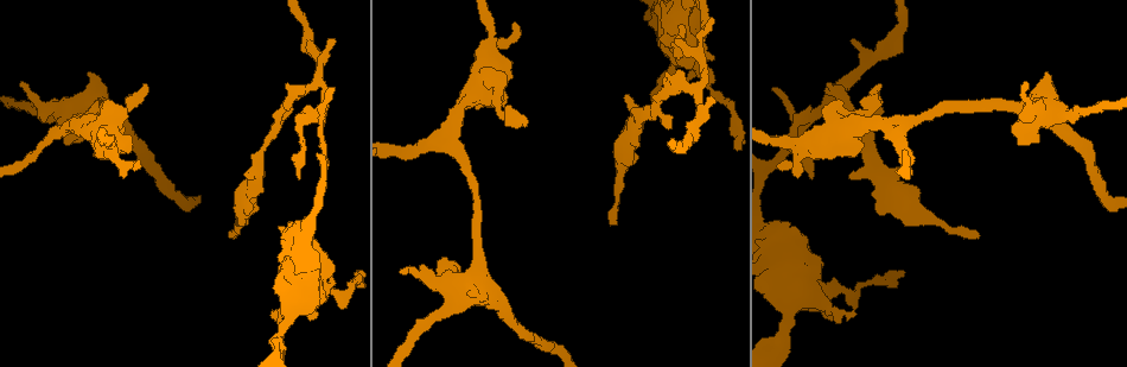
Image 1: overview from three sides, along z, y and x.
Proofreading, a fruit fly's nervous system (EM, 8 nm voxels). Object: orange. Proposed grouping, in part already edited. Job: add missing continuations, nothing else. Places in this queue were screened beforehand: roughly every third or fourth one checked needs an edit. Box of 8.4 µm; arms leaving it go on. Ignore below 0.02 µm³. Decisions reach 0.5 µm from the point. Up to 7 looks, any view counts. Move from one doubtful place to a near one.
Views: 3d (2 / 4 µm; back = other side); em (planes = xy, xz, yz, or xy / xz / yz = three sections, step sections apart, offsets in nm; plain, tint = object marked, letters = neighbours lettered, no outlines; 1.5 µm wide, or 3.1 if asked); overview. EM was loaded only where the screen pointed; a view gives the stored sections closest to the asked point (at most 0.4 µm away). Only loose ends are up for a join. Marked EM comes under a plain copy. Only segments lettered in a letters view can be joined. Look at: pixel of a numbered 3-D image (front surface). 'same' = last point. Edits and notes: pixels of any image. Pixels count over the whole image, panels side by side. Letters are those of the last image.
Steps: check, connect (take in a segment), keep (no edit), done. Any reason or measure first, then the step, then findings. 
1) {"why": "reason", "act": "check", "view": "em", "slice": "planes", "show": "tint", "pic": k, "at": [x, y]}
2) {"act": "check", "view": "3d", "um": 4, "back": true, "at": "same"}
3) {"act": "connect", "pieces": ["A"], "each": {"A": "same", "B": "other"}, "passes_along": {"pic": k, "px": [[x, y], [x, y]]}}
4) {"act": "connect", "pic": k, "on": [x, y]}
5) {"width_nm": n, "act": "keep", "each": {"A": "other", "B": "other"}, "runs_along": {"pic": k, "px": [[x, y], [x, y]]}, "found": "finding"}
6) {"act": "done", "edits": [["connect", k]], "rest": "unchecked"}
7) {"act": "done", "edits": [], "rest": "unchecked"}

{"why": "free end", "act": "check", "view": "3d", "um": 4, "back": true, "pic": 1, "at": [1026, 81]}

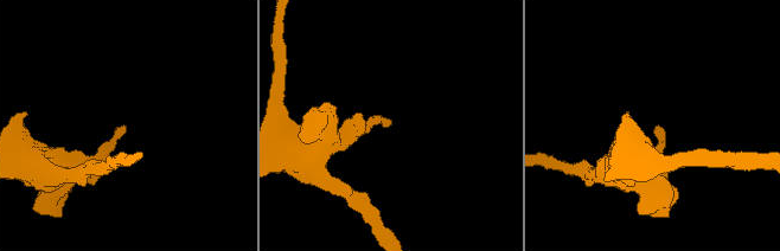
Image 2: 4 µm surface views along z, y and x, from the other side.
{"act": "check", "view": "em", "slice": "planes", "show": "tint", "pic": 2, "at": [124, 127]}

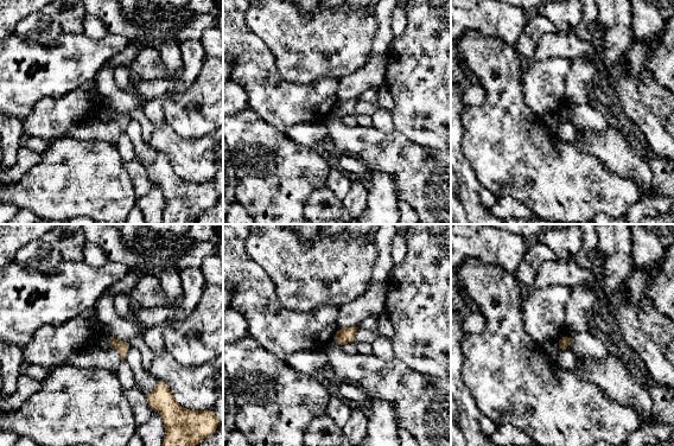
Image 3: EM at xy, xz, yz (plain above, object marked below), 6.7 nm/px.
{"why": "see the neighbours", "act": "check", "view": "em", "slice": "planes", "show": "letters", "at": "same"}

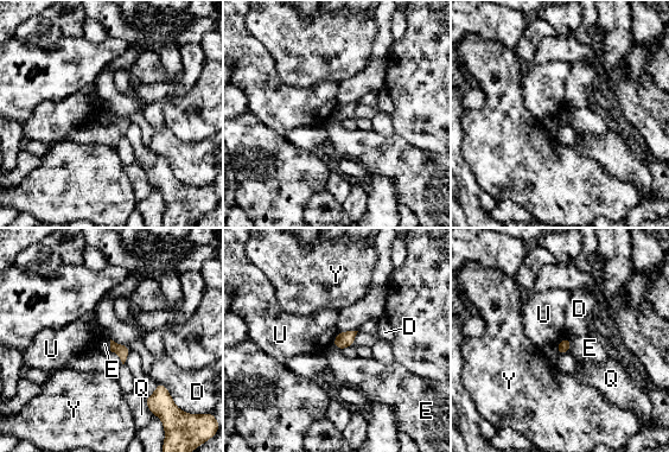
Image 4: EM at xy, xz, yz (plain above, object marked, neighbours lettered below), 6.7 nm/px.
{"act": "keep", "each": {"D": "other", "E": "other", "Q": "other", "U": "other", "Y": "other"}, "border": {"pic": 4, "px": [[567, 336], [555, 349]]}, "found": "no lettered segment goes on from it"}

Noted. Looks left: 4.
{"why": "an open end", "act": "check", "view": "em", "slice": "yz", "step": 8, "show": "tint", "pic": 1, "at": [857, 314]}

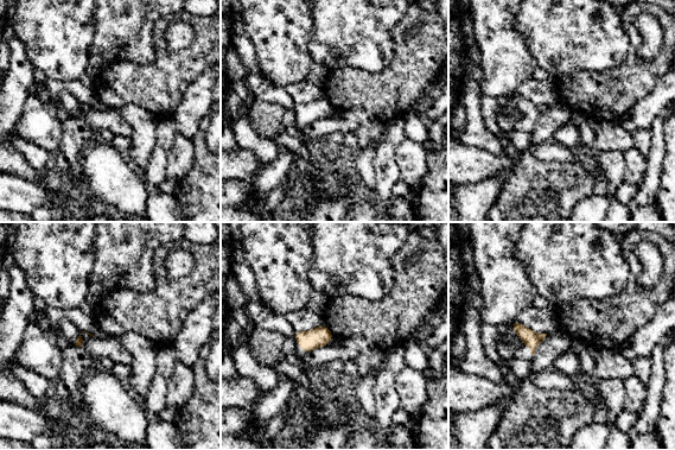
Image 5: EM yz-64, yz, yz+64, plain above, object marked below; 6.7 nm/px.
{"act": "check", "view": "em", "slice": "planes", "show": "letters", "at": "same"}

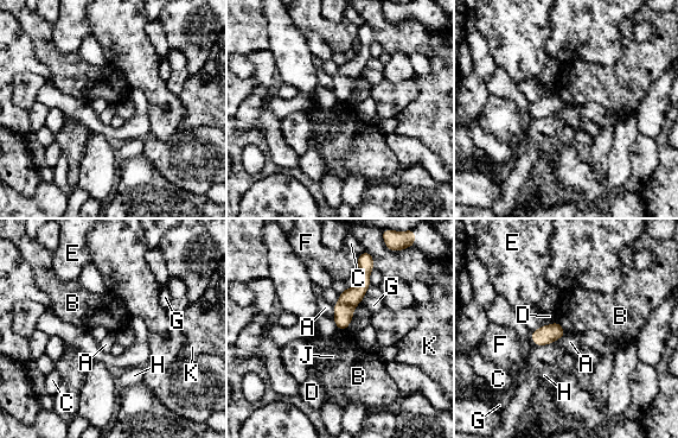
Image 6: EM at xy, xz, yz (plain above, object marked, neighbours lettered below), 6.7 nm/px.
{"act": "keep", "each": {"A": "other", "B": "other", "C": "other", "D": "other", "E": "other", "F": "other", "G": "other", "H": "other", "J": "other", "K": "other"}, "runs_along": {"pic": 6, "px": [[365, 266], [341, 327]]}, "found": "no lettered segment goes on from it"}

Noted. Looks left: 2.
{"why": "an open end", "act": "check", "view": "em", "slice": "yz", "step": 4, "show": "tint", "pic": 1, "at": [881, 87]}

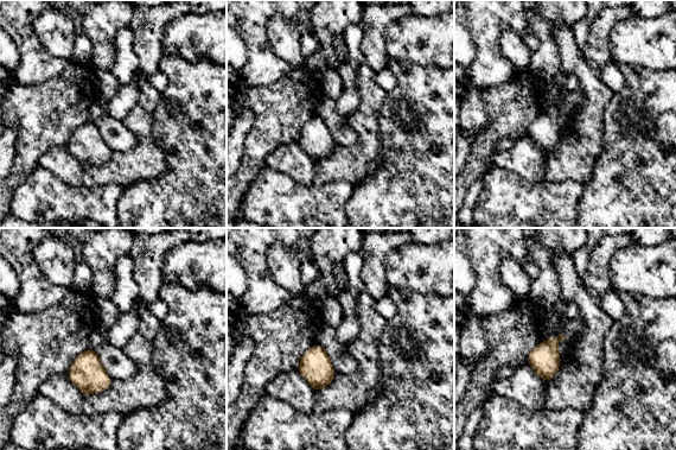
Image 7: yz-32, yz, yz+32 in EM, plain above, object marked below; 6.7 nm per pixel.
{"why": "another direction", "act": "check", "view": "em", "slice": "planes", "show": "letters", "at": "same"}

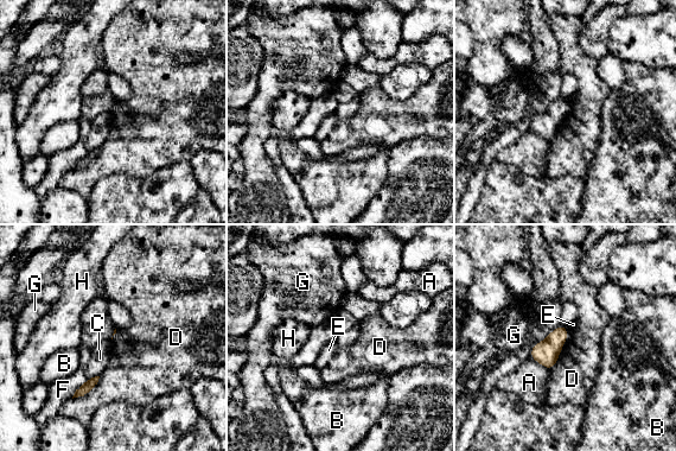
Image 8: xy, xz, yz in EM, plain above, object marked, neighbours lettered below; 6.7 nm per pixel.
{"act": "keep", "each": {"A": "other", "B": "other", "C": "other", "D": "other", "E": "other", "F": "other", "G": "other", "H": "other"}, "border": {"pic": 8, "px": [[568, 332], [559, 357], [550, 370]]}, "found": "no lettered segment goes on from it"}

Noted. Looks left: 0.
{"act": "done", "edits": [], "rest": "unchecked"}

